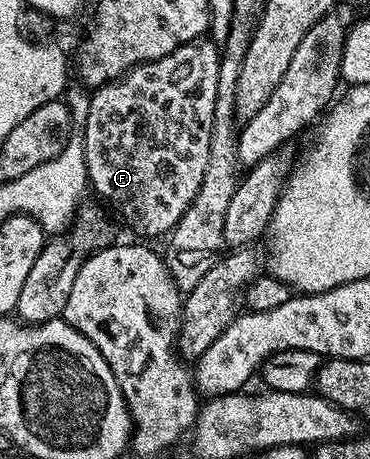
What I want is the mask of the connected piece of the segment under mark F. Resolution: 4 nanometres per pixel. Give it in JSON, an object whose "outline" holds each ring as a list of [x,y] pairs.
{"outline":[[[202,38],[179,46],[163,58],[135,65],[124,76],[90,95],[87,122],[80,133],[87,158],[89,188],[97,191],[106,200],[104,203],[125,219],[131,231],[141,236],[164,237],[181,221],[195,194],[199,194],[207,170],[220,69],[218,45]]]}

